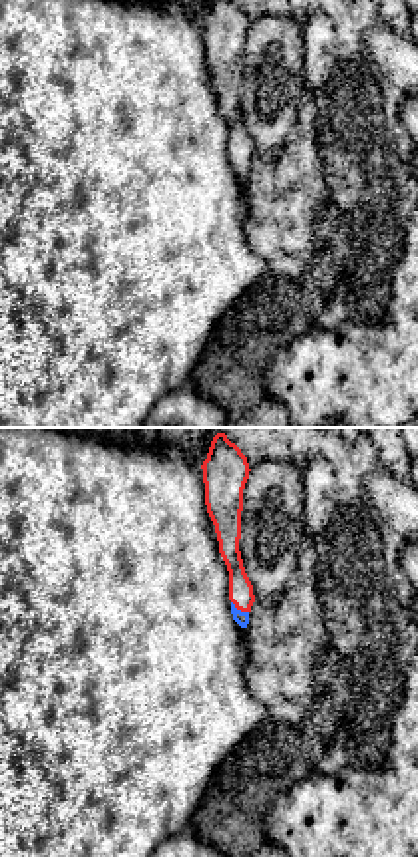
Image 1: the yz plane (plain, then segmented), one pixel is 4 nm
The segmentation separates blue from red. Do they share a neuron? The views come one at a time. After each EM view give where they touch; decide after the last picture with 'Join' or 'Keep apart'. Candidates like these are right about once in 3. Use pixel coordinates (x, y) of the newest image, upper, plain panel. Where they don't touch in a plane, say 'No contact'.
Touches blue at (239, 166)

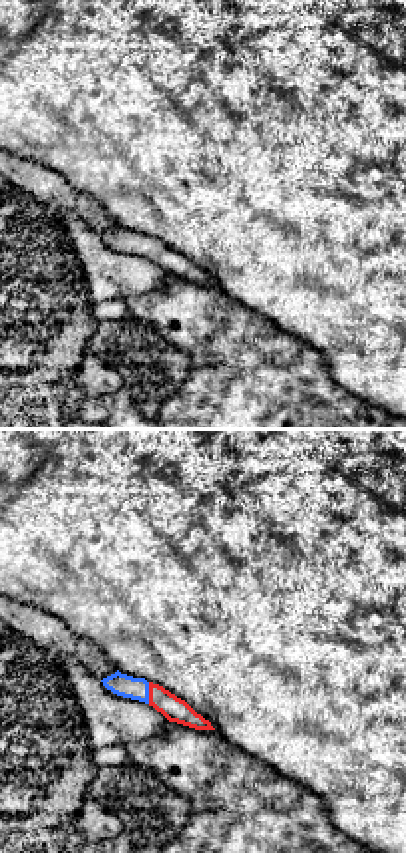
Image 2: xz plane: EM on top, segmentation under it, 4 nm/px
Touches blue at (148, 247)

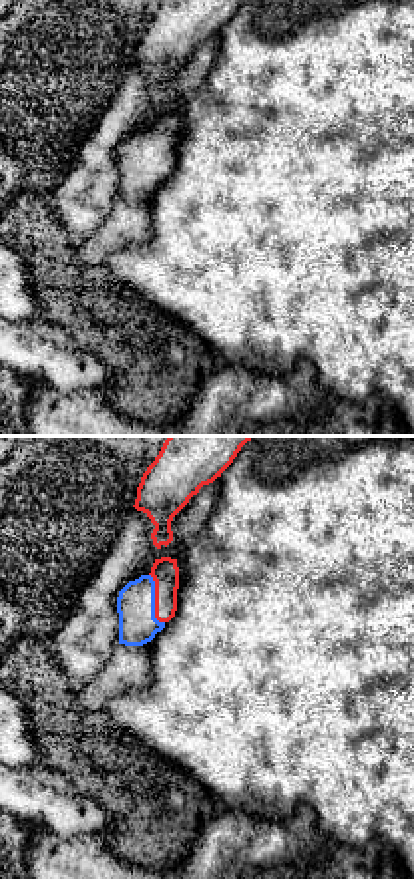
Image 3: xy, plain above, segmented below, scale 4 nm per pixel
Touches blue at (154, 154)

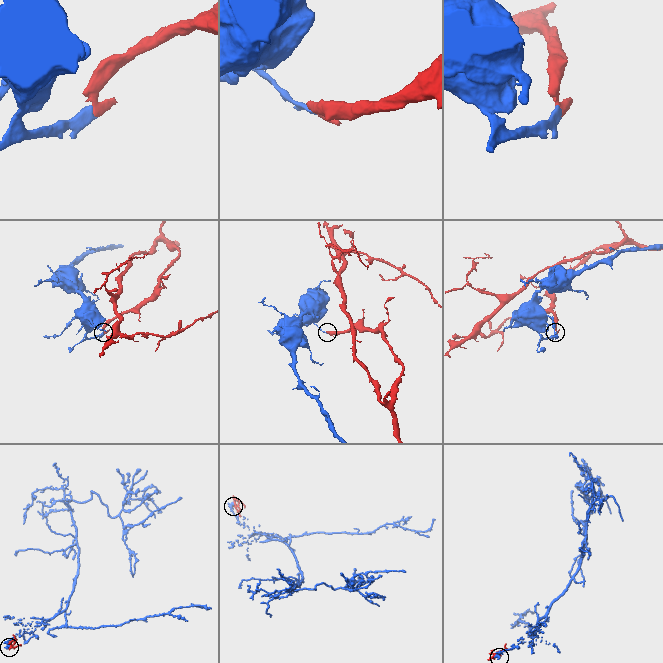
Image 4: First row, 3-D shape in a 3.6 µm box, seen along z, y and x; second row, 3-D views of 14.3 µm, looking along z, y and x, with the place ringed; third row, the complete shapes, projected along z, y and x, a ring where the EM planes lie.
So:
Join

